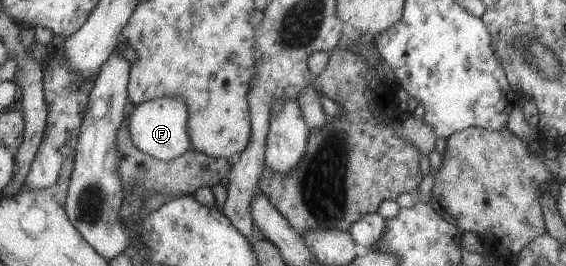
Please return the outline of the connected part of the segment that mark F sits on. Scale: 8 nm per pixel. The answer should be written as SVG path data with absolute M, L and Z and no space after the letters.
M157 95L152 101L138 104L129 117L129 129L134 143L144 152L169 162L189 152L193 141L189 134L189 105L179 96Z

